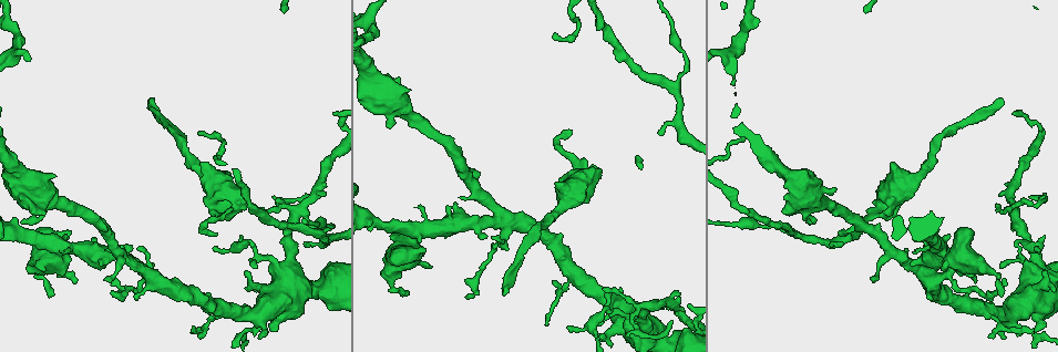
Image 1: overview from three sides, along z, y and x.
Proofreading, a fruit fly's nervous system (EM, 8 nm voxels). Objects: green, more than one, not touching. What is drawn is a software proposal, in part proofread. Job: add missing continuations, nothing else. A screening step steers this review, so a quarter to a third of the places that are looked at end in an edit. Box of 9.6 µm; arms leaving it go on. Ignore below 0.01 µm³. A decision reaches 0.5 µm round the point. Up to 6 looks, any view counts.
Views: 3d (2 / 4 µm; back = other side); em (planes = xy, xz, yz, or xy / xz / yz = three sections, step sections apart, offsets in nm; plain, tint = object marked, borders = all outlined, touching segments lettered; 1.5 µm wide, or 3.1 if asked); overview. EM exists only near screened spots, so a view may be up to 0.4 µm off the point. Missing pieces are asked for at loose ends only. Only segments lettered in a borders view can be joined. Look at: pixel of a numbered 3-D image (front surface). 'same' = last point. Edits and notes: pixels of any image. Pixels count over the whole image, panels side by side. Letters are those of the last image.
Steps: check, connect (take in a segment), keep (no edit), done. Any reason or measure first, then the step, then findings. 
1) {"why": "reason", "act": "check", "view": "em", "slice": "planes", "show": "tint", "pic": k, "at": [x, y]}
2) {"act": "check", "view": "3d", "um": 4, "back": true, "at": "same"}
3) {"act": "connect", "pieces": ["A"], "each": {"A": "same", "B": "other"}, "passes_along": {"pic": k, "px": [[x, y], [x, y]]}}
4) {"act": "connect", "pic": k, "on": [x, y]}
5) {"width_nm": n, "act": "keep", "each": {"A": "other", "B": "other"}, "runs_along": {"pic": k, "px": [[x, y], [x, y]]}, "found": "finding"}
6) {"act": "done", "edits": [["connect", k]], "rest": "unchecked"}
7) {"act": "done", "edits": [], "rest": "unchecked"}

{"act": "check", "view": "3d", "um": 2, "back": true, "pic": 1, "at": [465, 298]}

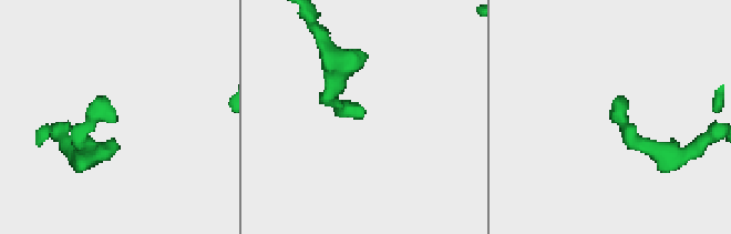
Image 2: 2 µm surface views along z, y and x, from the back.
{"why": "shape alone is not enough", "act": "check", "view": "em", "slice": "planes", "show": "borders", "pic": 2, "at": [617, 123]}

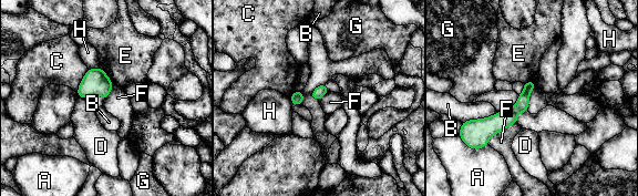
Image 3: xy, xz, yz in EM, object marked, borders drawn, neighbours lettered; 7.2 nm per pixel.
{"act": "keep", "each": {"A": "other", "B": "other", "C": "other", "D": "other", "E": "other", "F": "other", "G": "other", "H": "other"}, "border": {"pic": 3, "px": [[516, 122], [495, 133], [487, 144]]}, "found": "none of them fits"}

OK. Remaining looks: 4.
{"why": "thick end", "act": "check", "view": "em", "slice": "planes", "show": "borders", "pic": 1, "at": [70, 232]}

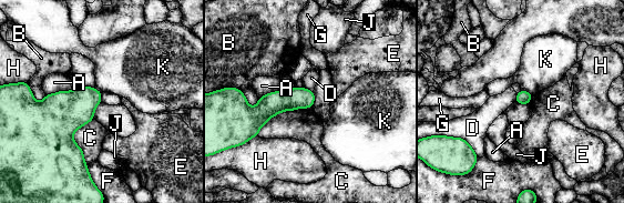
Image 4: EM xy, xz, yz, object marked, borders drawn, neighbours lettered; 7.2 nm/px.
{"act": "keep", "each": {"A": "other", "B": "other", "C": "other", "D": "other", "E": "other", "F": "other", "G": "other", "H": "other", "J": "other", "K": "other"}, "found": "no lettered segment goes on from it"}

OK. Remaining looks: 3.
{"why": "free end", "act": "check", "view": "3d", "um": 2, "pic": 1, "at": [148, 101]}

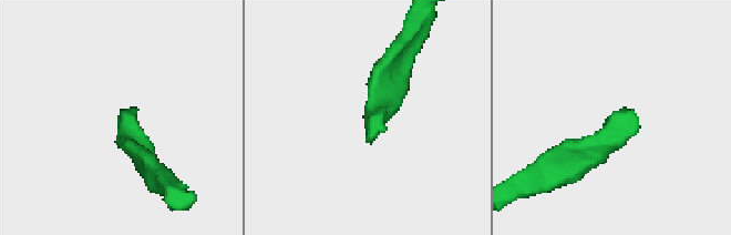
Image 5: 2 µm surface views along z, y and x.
{"why": "need the tissue", "act": "check", "view": "em", "slice": "yz", "step": 8, "show": "tint", "pic": 5, "at": [123, 121]}

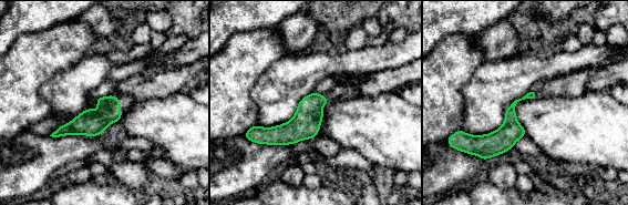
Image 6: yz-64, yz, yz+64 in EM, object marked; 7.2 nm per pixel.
{"act": "check", "view": "em", "slice": "planes", "show": "borders", "at": "same"}

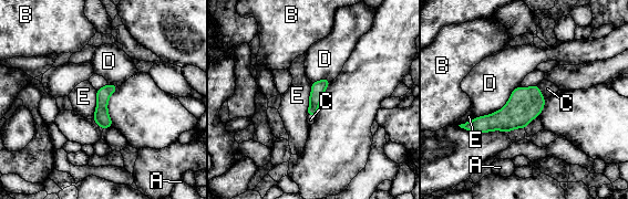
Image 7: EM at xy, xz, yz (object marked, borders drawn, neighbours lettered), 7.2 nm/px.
{"width_nm": 110, "act": "connect", "pieces": ["C"], "each": {"A": "other", "B": "other", "C": "same", "D": "other", "E": "other"}, "passes_along": {"pic": 7, "px": [[524, 104], [541, 92], [547, 88]]}, "found": "it goes on there"}

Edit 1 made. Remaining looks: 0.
{"act": "done", "edits": [["connect", 7]], "rest": "unchecked"}

